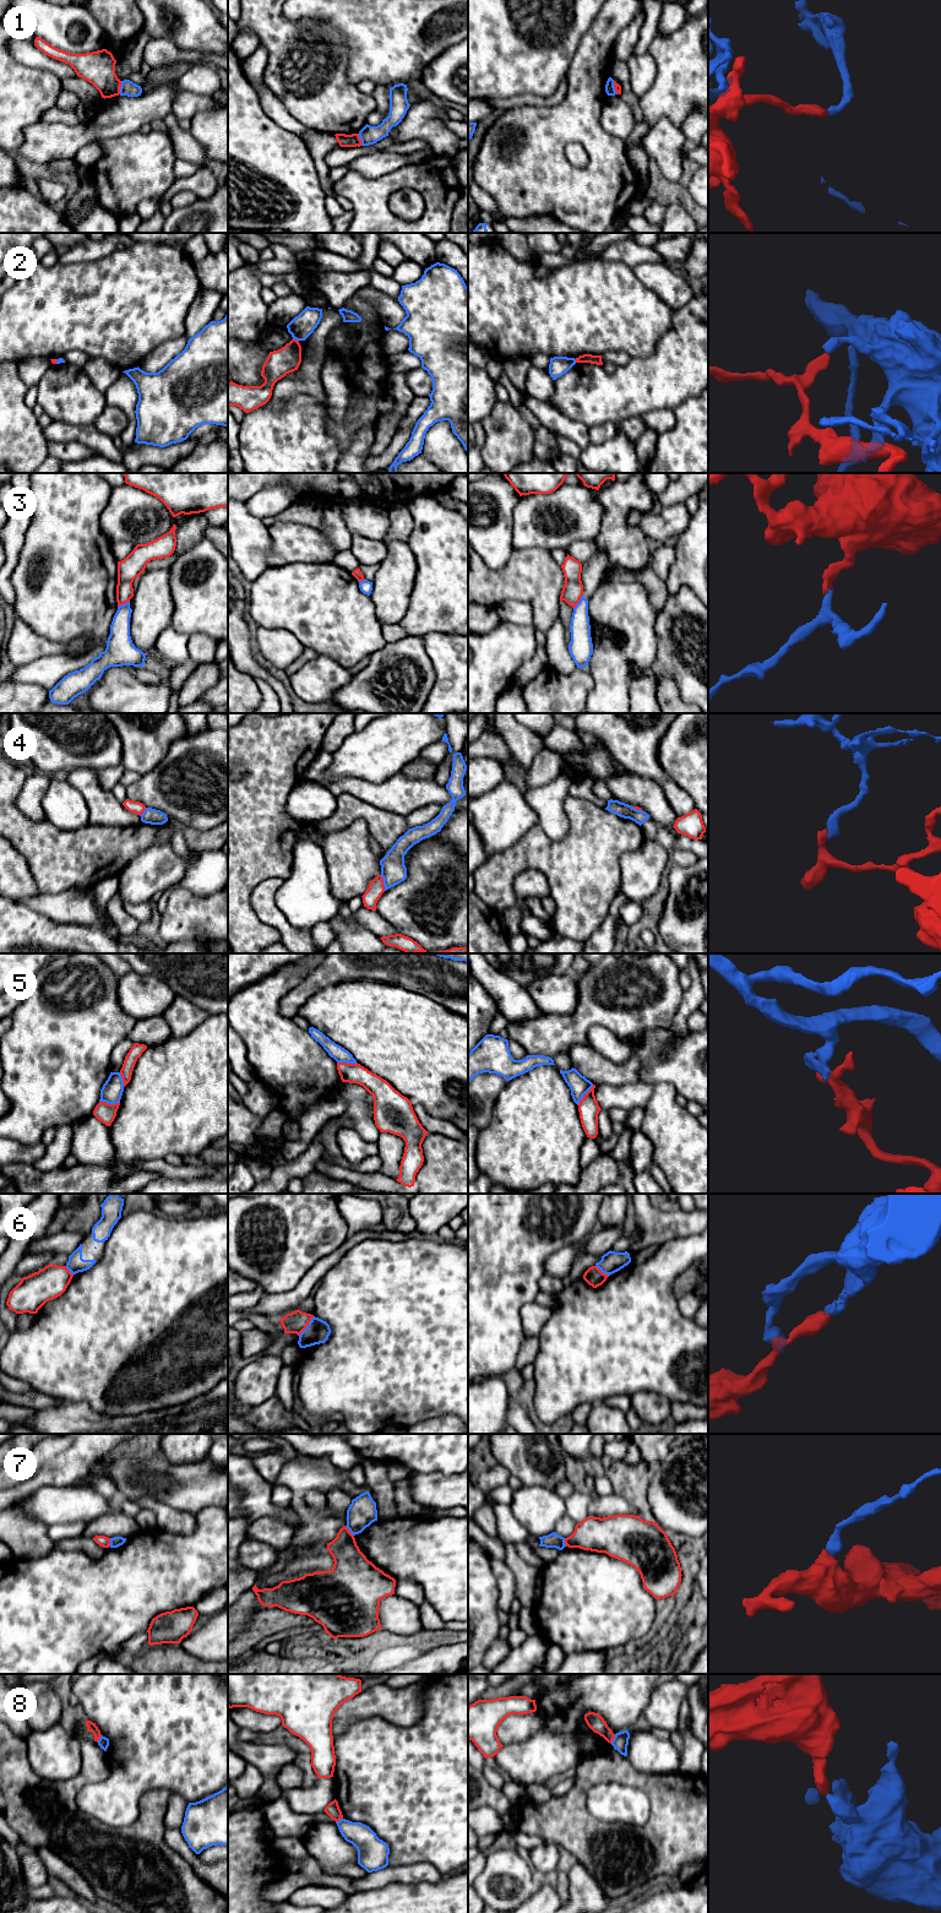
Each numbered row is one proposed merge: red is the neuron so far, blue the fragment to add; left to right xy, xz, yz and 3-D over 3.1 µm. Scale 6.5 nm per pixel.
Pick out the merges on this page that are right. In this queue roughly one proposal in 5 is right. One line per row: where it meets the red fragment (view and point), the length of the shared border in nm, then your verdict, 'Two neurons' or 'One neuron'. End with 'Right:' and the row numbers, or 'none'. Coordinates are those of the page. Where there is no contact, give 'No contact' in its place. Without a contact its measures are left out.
1: Touches red at xy (120, 86). Shared border 90 nm. Two neurons
2: Touches red at xz (295, 340). Shared border 40 nm. Two neurons
3: Touches red at yz (578, 601). Shared border 110 nm. Two neurons
4: Touches red at xz (382, 882). Shared border 110 nm. Two neurons
5: Touches red at xy (109, 1104). Shared border 140 nm. Two neurons
6: Touches red at xz (306, 1325). Shared border 170 nm. Two neurons
7: Touches red at xz (348, 1531). Shared border 90 nm. Two neurons
8: Touches red at yz (613, 1738). Shared border 70 nm. Two neurons
Right: none

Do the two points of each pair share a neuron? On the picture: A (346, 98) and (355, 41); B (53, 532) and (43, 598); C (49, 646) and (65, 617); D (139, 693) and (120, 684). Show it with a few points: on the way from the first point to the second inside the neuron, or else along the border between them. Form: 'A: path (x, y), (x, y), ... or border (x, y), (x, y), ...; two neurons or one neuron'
A: border (348, 52), (347, 79), (355, 85); two neurons
B: path (54, 548), (54, 582); one neuron
C: border (27, 624), (53, 641), (69, 643), (80, 639); two neurons
D: path (134, 693), (129, 693), (125, 689); one neuron

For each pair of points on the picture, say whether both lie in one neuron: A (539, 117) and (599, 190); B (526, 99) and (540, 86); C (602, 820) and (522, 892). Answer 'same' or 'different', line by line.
A: same
B: different
C: different

